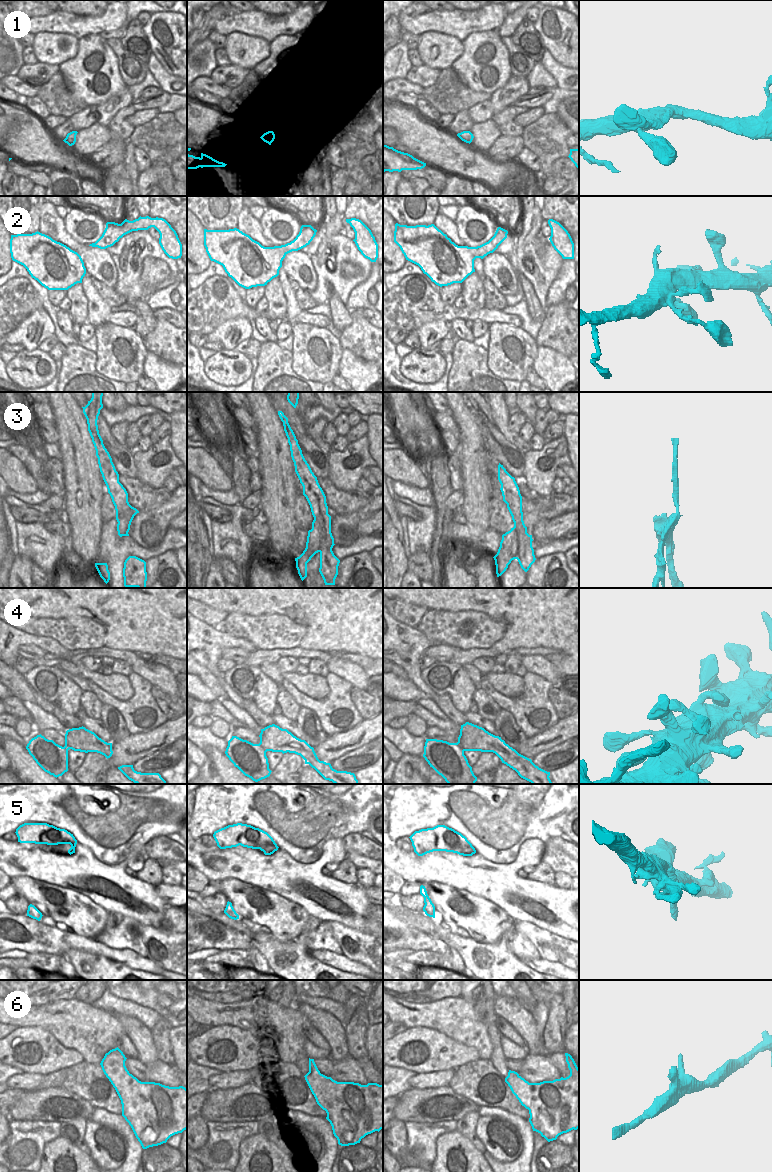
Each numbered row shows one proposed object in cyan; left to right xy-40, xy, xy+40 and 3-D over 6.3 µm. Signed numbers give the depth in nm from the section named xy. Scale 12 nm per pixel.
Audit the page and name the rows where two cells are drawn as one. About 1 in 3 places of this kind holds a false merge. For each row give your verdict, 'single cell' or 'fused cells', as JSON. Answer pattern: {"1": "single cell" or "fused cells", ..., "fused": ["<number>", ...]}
{"1": "single cell", "2": "single cell", "3": "fused cells", "4": "single cell", "5": "fused cells", "6": "single cell", "fused": ["3", "5"]}

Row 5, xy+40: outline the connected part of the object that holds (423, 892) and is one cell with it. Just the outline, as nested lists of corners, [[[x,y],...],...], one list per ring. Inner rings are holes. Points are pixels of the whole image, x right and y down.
[[[423,885],[420,886],[420,894],[424,897],[424,903],[425,903],[426,907],[428,908],[428,910],[431,913],[435,914],[435,906],[432,903],[431,899],[429,898],[426,888]]]

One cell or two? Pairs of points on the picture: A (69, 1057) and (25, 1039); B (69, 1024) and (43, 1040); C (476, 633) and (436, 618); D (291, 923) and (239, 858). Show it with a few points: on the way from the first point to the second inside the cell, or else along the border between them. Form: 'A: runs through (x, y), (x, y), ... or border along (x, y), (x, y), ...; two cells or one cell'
A: runs through (58, 1057), (53, 1056), (36, 1041); one cell
B: border along (30, 1025), (48, 1030), (63, 1045), (71, 1048); two cells
C: runs through (466, 636), (458, 633), (453, 628), (446, 627); one cell
D: border along (241, 880), (274, 891), (284, 898); two cells

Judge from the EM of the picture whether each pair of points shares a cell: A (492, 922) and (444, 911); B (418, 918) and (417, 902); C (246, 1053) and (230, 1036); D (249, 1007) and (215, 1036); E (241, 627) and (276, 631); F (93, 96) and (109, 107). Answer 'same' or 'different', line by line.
A: same
B: different
C: same
D: different
E: same
F: different

